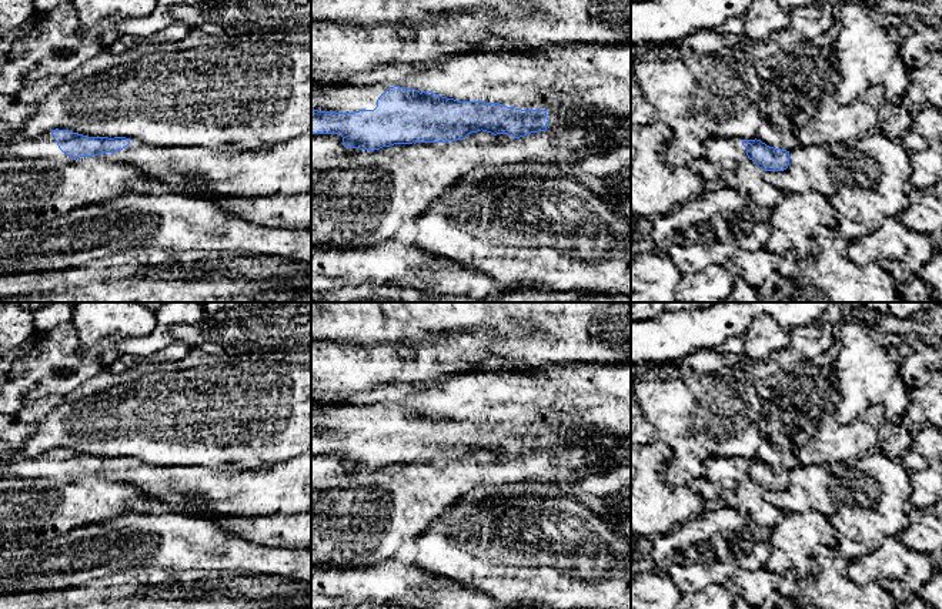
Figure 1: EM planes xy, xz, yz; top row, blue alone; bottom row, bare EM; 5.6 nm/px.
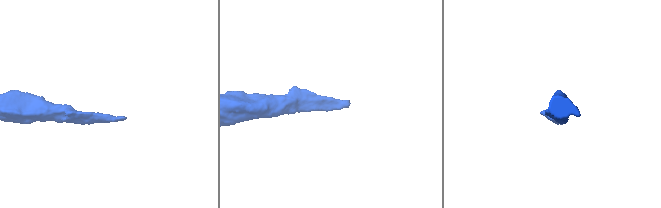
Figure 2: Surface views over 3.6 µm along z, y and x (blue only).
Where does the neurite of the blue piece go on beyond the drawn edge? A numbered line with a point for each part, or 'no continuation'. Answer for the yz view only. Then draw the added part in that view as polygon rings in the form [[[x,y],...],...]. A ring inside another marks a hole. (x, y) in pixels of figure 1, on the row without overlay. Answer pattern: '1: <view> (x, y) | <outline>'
1: yz (725, 474) | [[[708,456],[705,461],[705,478],[718,491],[735,491],[748,478],[742,461],[738,458]]]

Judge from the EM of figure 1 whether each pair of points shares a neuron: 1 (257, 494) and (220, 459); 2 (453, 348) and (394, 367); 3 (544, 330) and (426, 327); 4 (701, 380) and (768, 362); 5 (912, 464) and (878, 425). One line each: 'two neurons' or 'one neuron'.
1: two neurons
2: one neuron
3: one neuron
4: two neurons
5: one neuron

